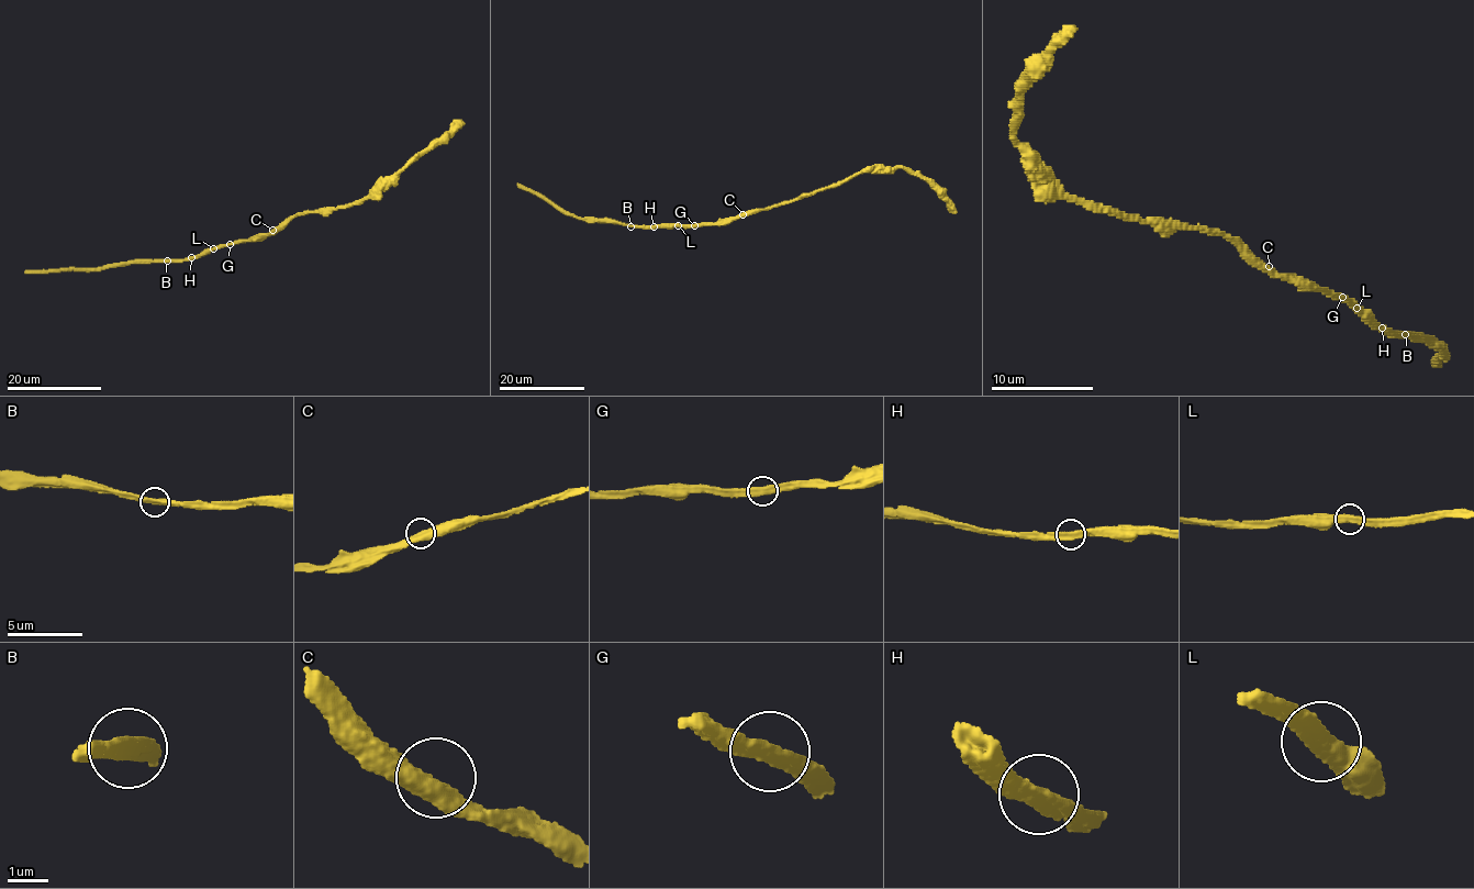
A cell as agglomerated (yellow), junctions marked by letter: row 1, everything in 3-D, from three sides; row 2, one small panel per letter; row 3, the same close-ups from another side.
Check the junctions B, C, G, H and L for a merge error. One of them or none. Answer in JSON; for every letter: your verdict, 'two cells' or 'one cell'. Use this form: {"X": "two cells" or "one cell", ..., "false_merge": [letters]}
{"B": "one cell", "C": "one cell", "G": "one cell", "H": "one cell", "L": "one cell", "false_merge": []}

